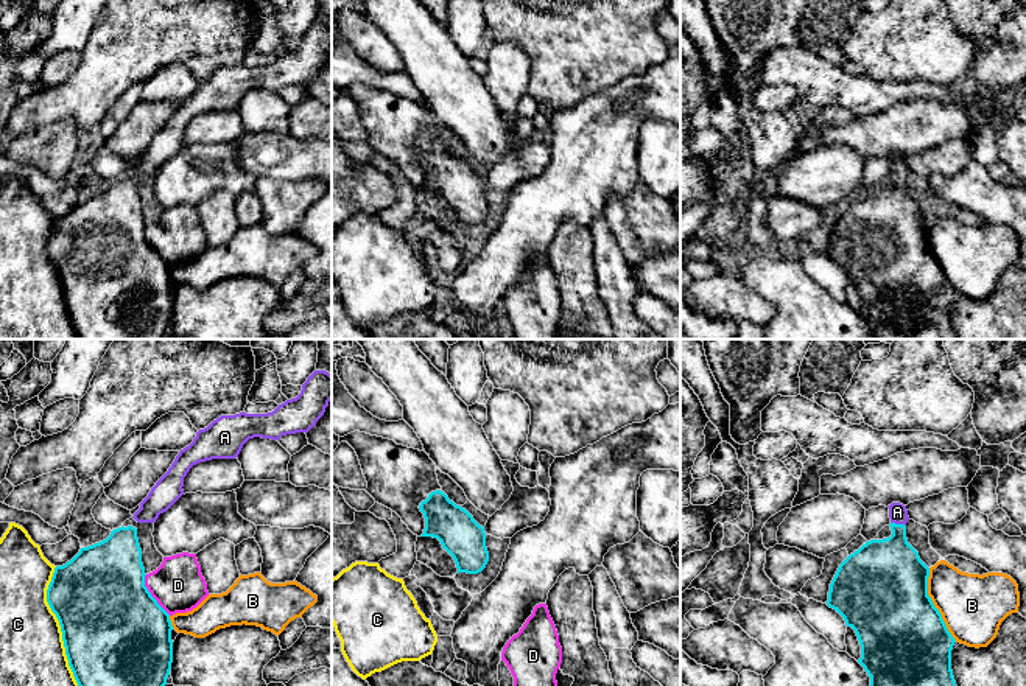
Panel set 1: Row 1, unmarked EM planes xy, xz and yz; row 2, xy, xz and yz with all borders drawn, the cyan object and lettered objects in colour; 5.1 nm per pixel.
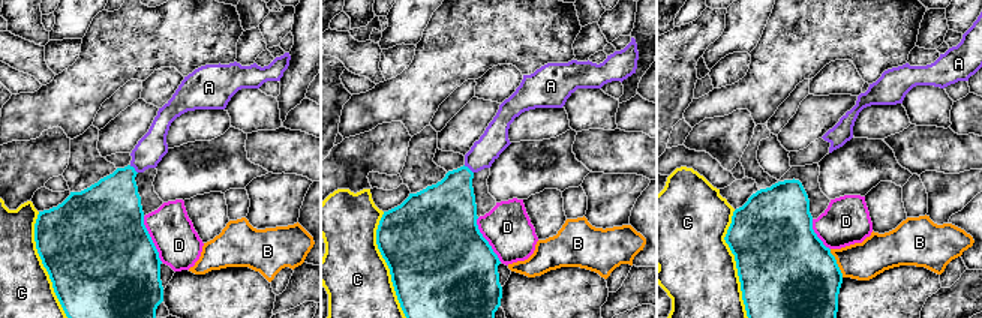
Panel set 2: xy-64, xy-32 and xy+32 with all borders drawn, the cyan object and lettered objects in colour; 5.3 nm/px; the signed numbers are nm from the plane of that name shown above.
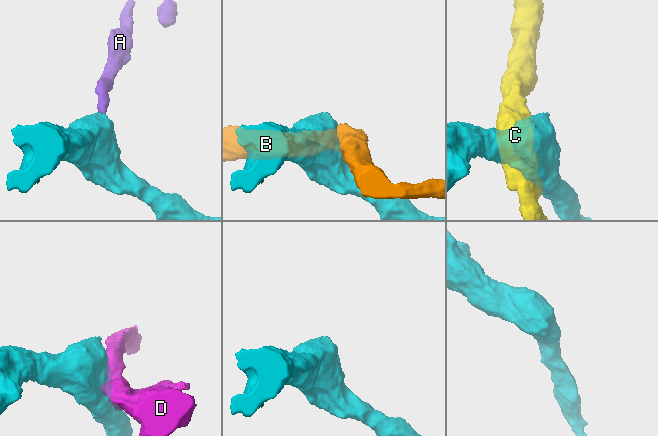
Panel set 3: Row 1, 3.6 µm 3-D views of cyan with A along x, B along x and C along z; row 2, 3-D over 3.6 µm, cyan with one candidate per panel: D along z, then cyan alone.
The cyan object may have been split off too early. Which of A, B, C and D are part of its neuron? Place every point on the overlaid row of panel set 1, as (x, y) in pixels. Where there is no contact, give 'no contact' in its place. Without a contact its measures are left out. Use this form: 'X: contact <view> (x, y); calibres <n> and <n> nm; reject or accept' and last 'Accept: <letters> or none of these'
A: contact yz (899, 524); calibres 340 and 100 nm; accept
B: contact yz (933, 605); calibres 460 and 320 nm; reject
C: contact xy (59, 624); calibres 500 and 340 nm; reject
D: contact xy (150, 594); calibres 500 and 280 nm; reject
Accept: A

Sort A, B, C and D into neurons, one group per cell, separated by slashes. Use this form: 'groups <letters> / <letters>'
groups A / B / C / D

